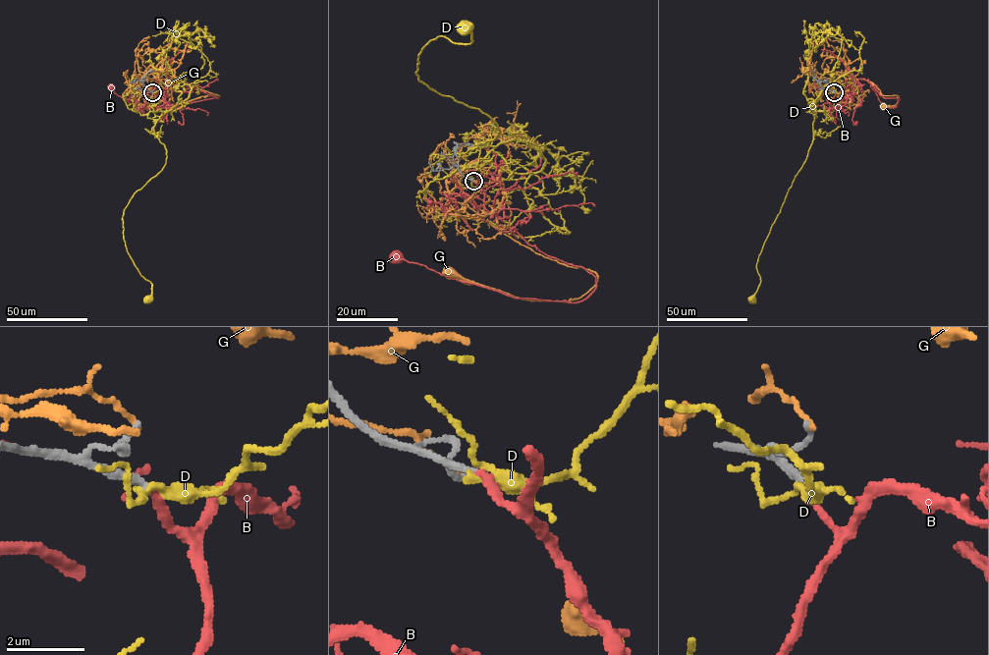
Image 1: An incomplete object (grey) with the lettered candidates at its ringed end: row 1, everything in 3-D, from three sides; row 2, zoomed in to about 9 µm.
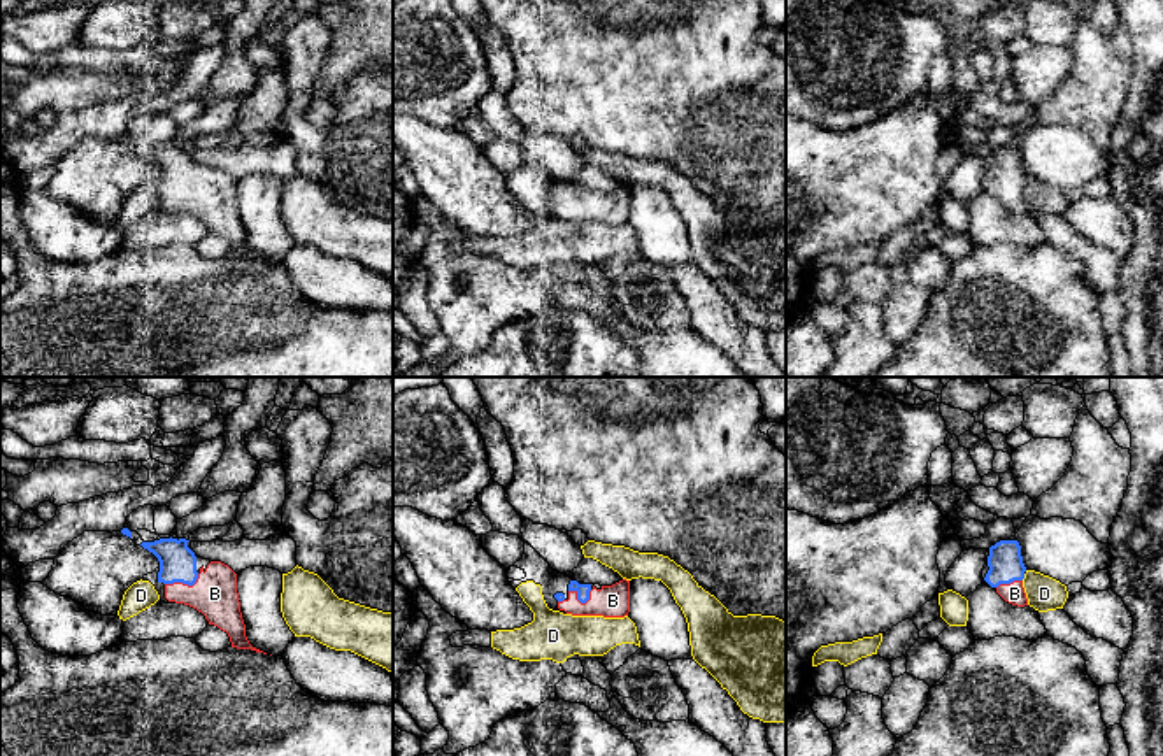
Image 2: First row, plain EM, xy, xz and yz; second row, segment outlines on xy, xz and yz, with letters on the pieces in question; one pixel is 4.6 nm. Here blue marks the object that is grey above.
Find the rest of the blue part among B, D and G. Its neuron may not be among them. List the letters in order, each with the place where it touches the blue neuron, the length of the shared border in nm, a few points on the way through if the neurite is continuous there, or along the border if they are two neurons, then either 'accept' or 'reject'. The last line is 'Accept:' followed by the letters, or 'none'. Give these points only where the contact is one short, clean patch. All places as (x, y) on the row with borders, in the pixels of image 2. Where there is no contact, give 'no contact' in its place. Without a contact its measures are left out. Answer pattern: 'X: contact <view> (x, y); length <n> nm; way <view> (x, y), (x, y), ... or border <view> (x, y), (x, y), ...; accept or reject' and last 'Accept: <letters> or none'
B: contact xy (183, 583); length 170 nm; accept
D: contact yz (1023, 577); length 40 nm; border yz (1025, 574), (1021, 579); reject
G: no contact; reject
Accept: B

